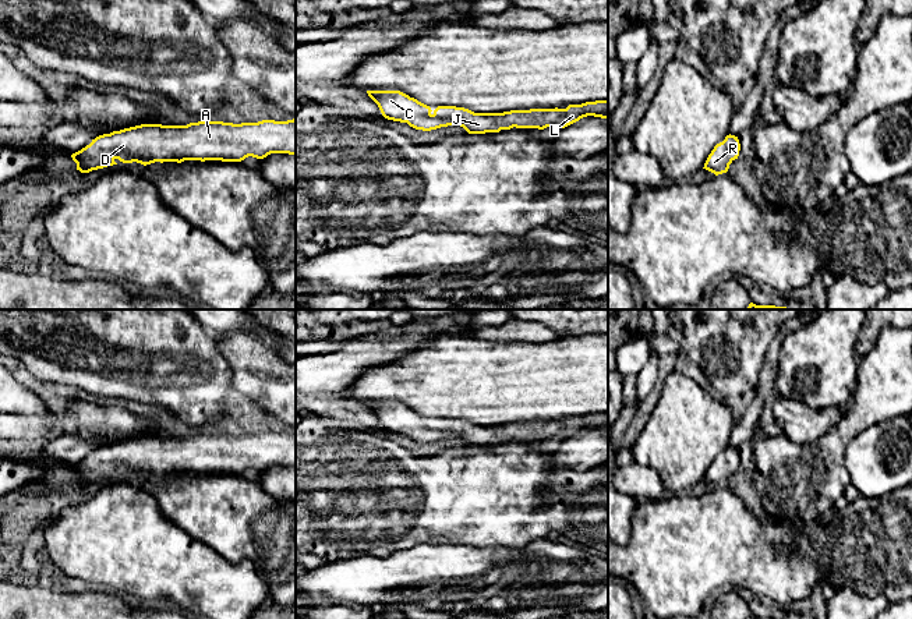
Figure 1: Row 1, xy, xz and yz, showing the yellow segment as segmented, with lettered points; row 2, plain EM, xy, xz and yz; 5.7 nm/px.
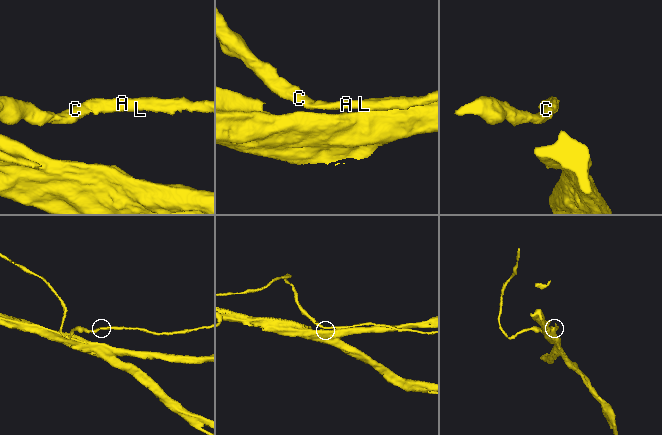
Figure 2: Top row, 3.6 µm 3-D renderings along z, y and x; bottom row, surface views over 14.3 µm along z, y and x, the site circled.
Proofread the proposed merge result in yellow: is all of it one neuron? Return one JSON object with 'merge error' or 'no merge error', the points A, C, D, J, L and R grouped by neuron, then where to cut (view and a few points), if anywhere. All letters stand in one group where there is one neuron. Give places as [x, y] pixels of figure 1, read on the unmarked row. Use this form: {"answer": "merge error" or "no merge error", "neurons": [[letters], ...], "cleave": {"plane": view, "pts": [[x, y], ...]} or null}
{"answer": "no merge error", "neurons": [["A", "C", "D", "J", "L", "R"]], "cleave": null}

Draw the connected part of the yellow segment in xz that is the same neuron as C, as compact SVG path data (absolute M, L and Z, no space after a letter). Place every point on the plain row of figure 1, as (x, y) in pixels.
M367 403L368 408L378 417L382 428L388 432L407 435L410 439L423 443L431 443L448 438L460 438L469 446L499 445L501 442L538 441L547 439L565 441L583 429L594 428L608 431L608 413L586 414L582 417L569 417L566 421L530 421L510 422L503 425L474 425L464 420L438 418L434 424L430 418L400 403Z

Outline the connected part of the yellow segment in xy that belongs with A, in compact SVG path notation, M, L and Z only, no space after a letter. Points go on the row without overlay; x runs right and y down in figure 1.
M296 431L258 435L198 434L187 438L141 436L92 452L71 467L77 482L89 485L123 475L184 473L241 474L271 466L296 467Z

